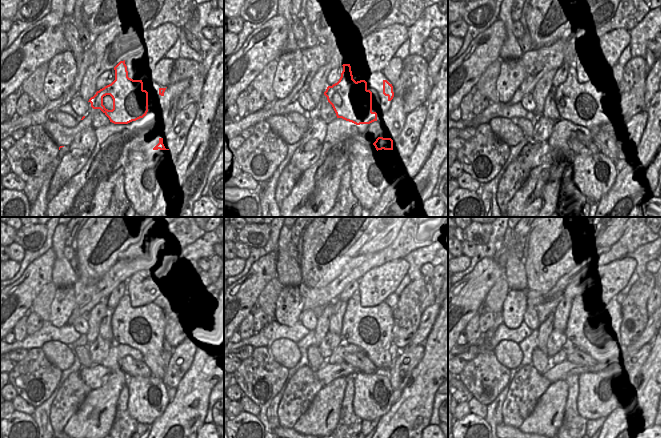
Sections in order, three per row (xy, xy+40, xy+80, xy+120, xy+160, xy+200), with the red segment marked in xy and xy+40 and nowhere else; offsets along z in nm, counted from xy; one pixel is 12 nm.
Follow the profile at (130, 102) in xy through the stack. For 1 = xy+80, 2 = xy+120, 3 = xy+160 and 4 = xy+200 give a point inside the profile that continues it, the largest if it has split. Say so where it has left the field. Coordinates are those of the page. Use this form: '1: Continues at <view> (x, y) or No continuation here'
1: Continues at xy+80 (589, 104)
2: Continues at xy+120 (142, 328)
3: Continues at xy+160 (370, 328)
4: Continues at xy+200 (594, 330)

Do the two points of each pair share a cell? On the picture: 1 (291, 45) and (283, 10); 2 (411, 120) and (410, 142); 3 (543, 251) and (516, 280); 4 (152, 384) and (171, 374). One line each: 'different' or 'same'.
1: same
2: same
3: different
4: different

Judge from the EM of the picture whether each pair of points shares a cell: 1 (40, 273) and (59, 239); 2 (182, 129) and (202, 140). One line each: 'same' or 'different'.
1: different
2: different

